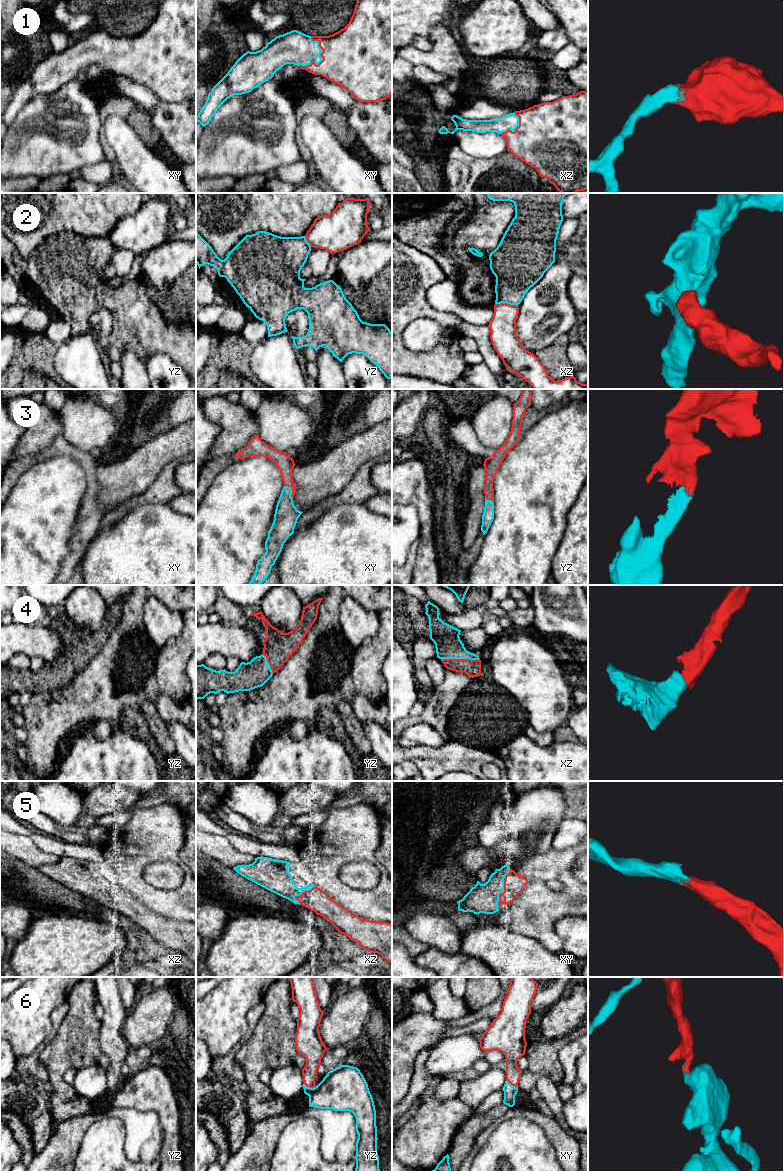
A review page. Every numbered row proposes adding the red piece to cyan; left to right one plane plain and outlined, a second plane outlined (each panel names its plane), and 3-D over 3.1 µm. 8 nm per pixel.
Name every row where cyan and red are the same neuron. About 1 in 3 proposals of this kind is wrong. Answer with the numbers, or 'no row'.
1, 3, 4, 5, 6

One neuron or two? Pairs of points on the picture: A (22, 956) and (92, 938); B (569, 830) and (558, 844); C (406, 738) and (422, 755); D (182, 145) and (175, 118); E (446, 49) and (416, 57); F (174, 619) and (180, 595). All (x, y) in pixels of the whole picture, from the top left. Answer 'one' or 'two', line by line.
A: one
B: one
C: two
D: one
E: one
F: two

